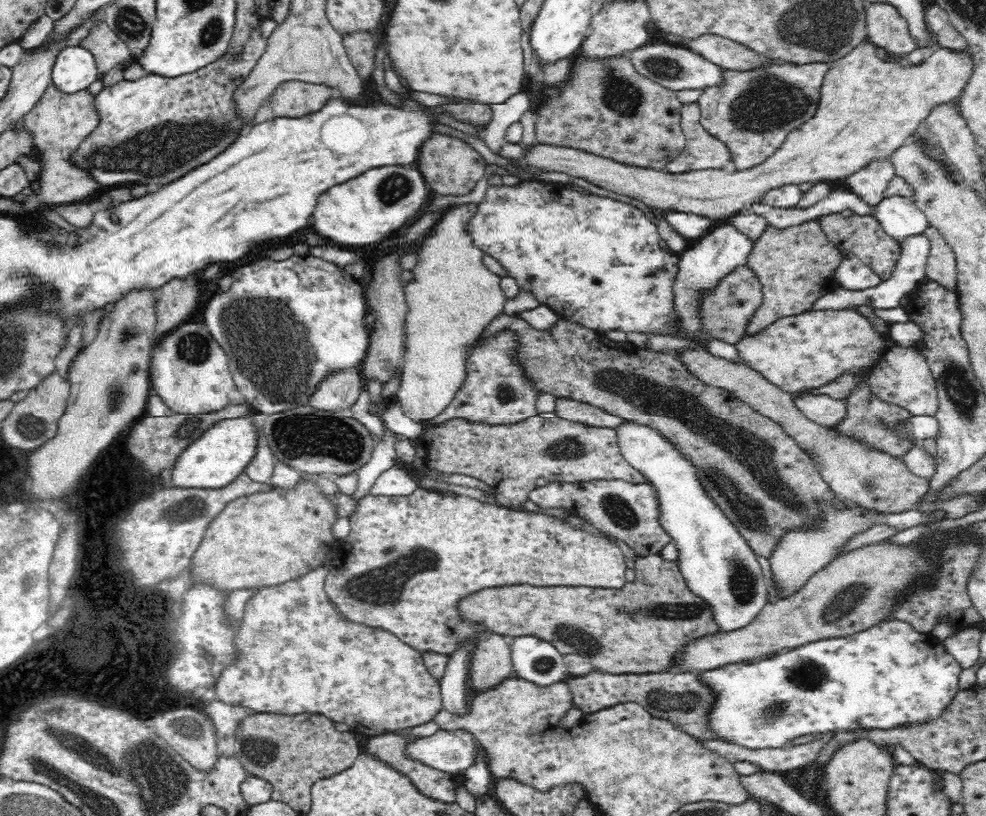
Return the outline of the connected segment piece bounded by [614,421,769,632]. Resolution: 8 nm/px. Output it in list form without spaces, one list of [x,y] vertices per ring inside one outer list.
[[[631,421],[616,426],[614,431],[622,456],[642,473],[645,482],[652,484],[657,491],[658,507],[660,507],[658,521],[664,527],[664,531],[672,537],[671,542],[676,543],[678,549],[676,559],[688,588],[712,607],[714,620],[722,631],[731,632],[748,626],[769,603],[769,584],[756,560],[758,555],[748,546],[744,537],[721,512],[717,504],[708,497],[702,482],[698,480],[696,467],[671,442],[654,429]]]

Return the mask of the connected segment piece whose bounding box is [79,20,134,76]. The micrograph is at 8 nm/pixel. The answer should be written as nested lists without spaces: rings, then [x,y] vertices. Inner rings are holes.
[[[94,23],[80,41],[80,48],[89,50],[95,58],[100,76],[119,65],[129,65],[134,60],[130,47],[105,23]]]

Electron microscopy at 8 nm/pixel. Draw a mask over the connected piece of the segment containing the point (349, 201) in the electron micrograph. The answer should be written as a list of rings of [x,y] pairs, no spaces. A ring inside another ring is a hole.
[[[398,165],[371,168],[356,180],[348,180],[346,184],[338,184],[336,188],[324,192],[312,214],[312,226],[320,236],[326,236],[338,244],[376,244],[390,238],[410,218],[417,218],[426,198],[433,196],[431,194],[418,168],[408,170]]]

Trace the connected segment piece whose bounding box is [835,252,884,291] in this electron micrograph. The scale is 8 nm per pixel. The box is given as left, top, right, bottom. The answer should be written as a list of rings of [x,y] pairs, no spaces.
[[[851,252],[843,254],[842,262],[835,270],[835,280],[840,286],[853,291],[870,288],[884,281]]]

